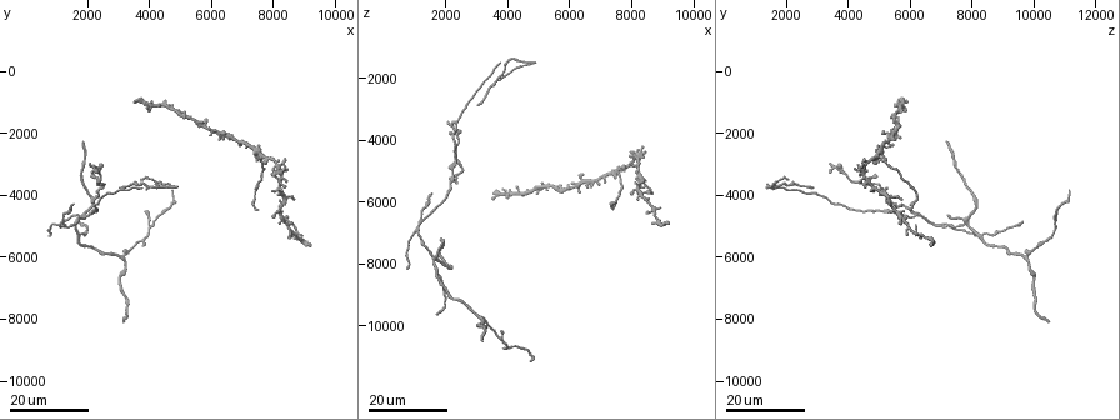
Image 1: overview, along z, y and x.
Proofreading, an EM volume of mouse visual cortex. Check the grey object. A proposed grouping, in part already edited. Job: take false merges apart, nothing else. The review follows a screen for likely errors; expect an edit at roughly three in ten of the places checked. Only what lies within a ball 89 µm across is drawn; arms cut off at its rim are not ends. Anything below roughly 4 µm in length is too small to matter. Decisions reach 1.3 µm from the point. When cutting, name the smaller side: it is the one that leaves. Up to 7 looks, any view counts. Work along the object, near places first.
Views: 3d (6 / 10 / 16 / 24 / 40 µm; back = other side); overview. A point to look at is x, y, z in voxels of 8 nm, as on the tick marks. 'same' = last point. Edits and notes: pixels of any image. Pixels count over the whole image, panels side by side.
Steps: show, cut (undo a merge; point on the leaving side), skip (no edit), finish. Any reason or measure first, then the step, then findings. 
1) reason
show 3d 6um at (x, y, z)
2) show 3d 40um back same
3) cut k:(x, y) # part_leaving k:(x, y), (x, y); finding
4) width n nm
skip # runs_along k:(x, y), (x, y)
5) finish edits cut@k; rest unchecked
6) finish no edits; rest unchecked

show 3d 16um at (3200, 5900, 9700)

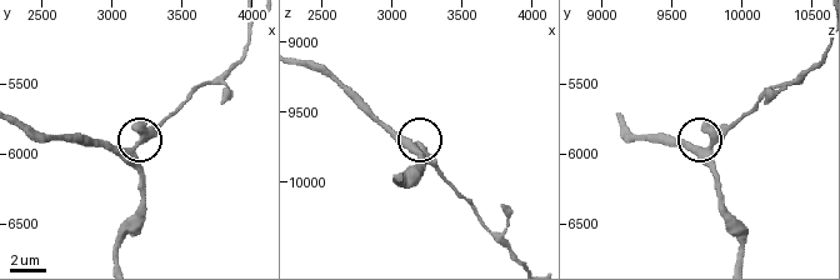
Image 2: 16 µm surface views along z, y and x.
show 3d 10um at (3160, 5960, 9780)

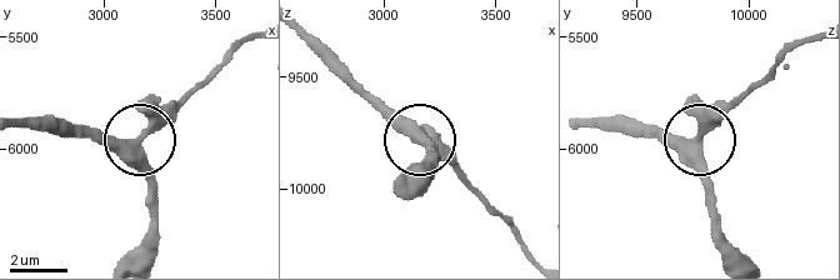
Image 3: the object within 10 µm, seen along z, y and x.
skip # runs_along 3:(23, 116), (51, 116), (134, 140), (151, 195), (151, 229); continuous, no second neuron

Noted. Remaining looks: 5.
sudden change in width
show 3d 16um at (3000, 6600, 9900)

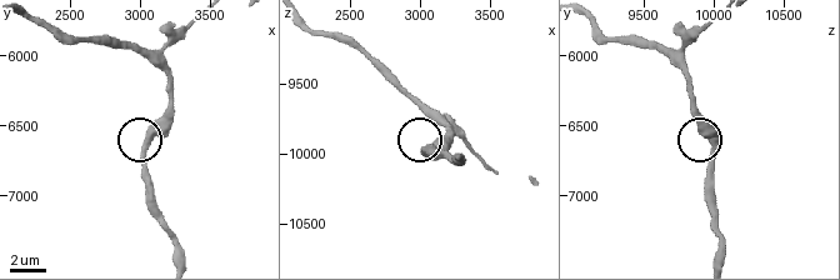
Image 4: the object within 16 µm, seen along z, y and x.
show 3d 10um at (3080, 6600, 10020)

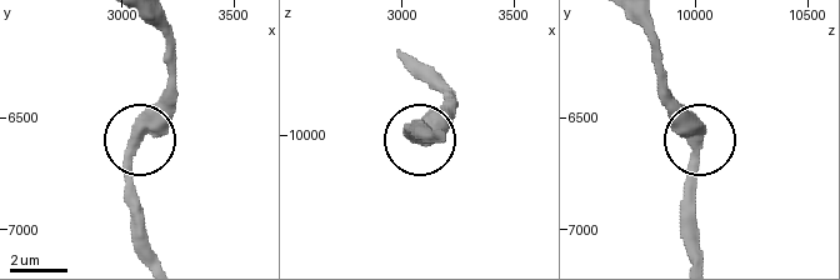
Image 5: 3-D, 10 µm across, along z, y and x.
width 460 nm
skip # runs_along 5:(148, 24), (169, 53), (169, 95), (133, 160), (133, 236); one neuron here

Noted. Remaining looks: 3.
thin arm on a thick one
show 3d 24um at (1600, 4900, 7900)

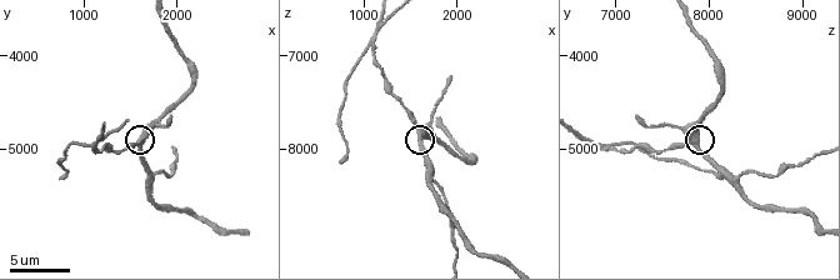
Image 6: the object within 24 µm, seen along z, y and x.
show 3d 10um at (1600, 4950, 7850)

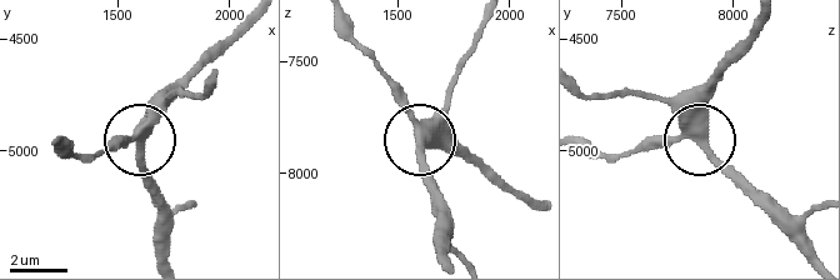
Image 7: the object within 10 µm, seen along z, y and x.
arms 3
skip # runs_along 7:(530, 200), (425, 146), (426, 190); one neuron here

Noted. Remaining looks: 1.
finish no edits; rest unchecked

